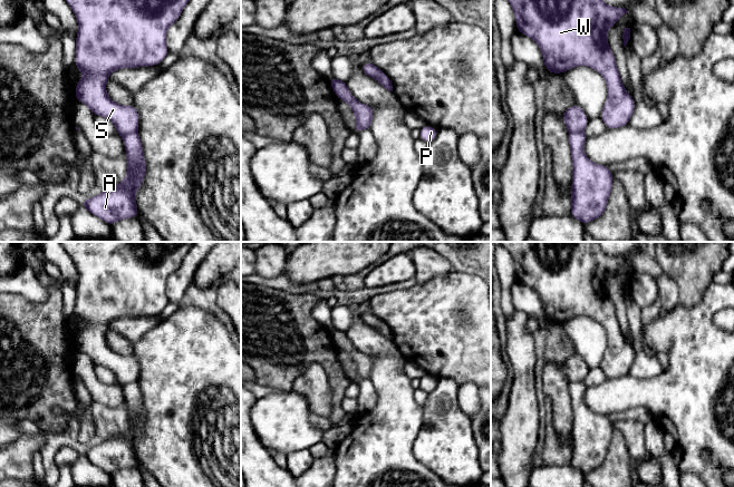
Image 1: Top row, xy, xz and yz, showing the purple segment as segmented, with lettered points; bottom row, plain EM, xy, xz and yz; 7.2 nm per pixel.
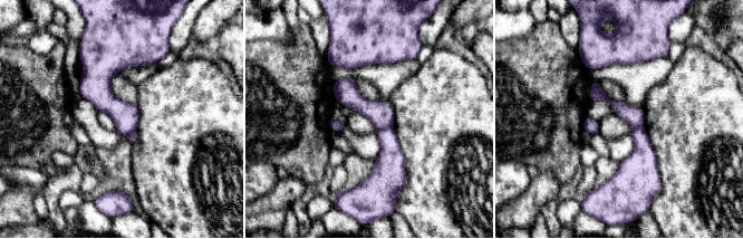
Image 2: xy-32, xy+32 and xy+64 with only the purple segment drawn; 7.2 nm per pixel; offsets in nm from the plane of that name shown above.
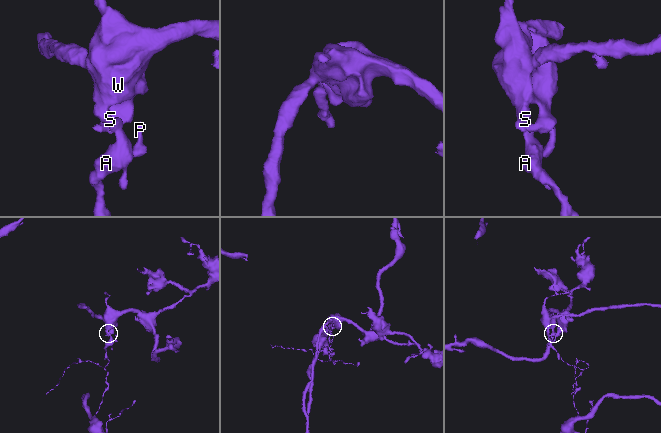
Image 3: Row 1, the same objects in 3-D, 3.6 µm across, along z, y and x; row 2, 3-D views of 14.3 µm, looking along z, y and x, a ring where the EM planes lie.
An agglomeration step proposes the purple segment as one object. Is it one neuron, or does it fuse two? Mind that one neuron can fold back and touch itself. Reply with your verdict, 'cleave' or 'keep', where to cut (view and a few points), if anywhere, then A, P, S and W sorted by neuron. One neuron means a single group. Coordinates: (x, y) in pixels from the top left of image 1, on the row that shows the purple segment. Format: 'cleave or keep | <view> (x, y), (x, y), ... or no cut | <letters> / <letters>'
cleave | xy (135, 130), (123, 137) | A P / S W

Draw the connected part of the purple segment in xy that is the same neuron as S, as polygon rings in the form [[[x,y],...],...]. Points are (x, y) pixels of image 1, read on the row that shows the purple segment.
[[[66,0],[66,2],[73,9],[78,22],[78,32],[76,35],[76,61],[75,61],[76,71],[80,70],[85,74],[84,78],[77,79],[77,84],[75,87],[75,97],[77,101],[87,105],[90,109],[90,113],[94,116],[104,116],[107,119],[109,119],[116,127],[117,136],[124,137],[131,133],[136,132],[139,125],[139,115],[134,105],[123,106],[116,104],[108,97],[106,91],[106,82],[108,81],[108,76],[113,71],[122,68],[139,68],[160,65],[170,52],[166,46],[167,30],[181,17],[183,9],[189,3],[189,1],[190,0]]]

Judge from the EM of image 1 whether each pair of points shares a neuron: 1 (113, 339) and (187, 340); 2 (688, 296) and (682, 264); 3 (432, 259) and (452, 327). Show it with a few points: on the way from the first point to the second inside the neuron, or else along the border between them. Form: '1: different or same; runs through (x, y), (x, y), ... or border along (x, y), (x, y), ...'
1: different; border along (134, 347), (132, 353)
2: same; runs through (688, 289), (688, 272)
3: different; border along (452, 270), (437, 274), (425, 282), (417, 283)

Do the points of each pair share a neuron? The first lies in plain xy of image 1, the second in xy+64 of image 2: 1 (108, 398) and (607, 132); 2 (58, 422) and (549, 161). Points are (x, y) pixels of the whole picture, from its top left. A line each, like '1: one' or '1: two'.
1: two
2: one

